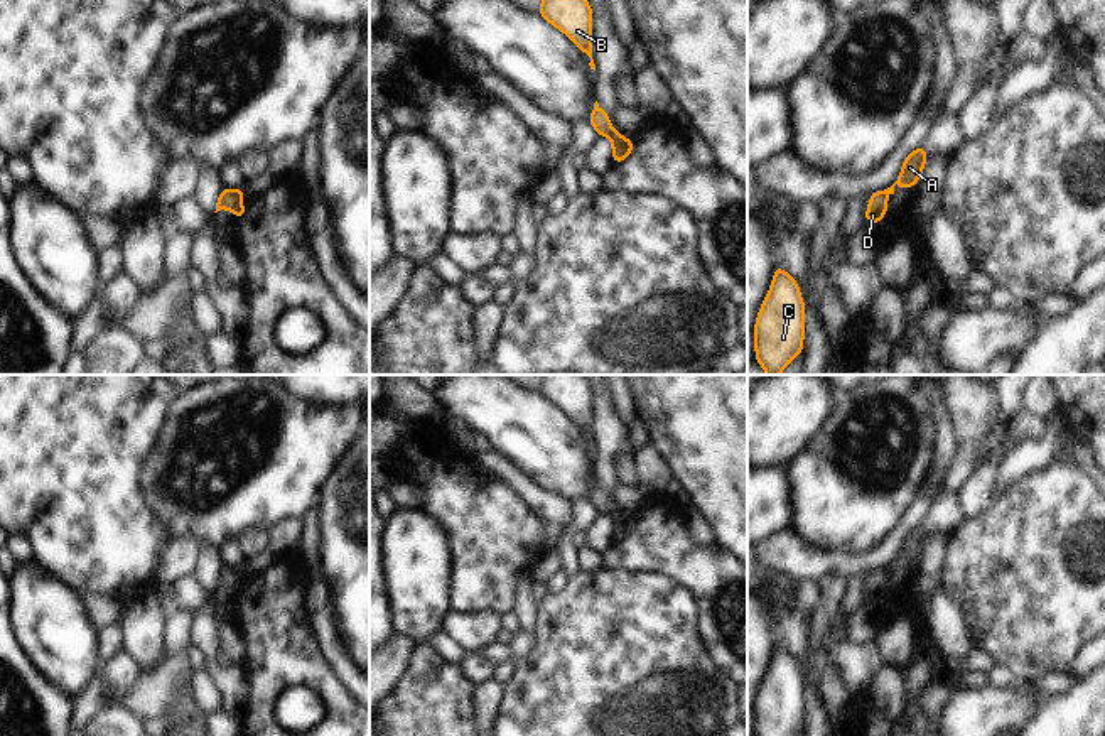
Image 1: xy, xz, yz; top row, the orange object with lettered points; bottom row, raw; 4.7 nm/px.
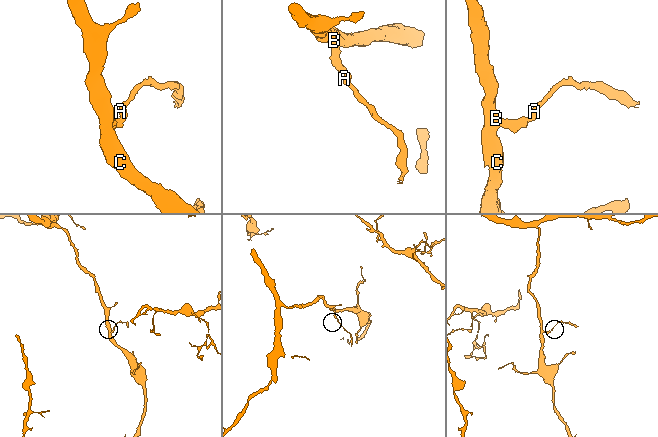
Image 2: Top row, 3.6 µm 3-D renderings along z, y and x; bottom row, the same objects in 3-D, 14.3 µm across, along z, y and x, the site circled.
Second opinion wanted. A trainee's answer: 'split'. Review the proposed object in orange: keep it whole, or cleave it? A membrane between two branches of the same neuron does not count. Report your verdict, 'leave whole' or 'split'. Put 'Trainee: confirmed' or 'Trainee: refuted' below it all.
split
Trainee: confirmed

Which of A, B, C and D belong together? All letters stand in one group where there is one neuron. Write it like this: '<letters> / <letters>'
A / B C D

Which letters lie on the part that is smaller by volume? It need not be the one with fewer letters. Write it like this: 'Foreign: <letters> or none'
Foreign: A

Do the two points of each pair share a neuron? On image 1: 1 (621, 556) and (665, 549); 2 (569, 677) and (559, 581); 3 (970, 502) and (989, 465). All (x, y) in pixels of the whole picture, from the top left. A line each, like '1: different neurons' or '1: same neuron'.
1: same neuron
2: different neurons
3: same neuron

